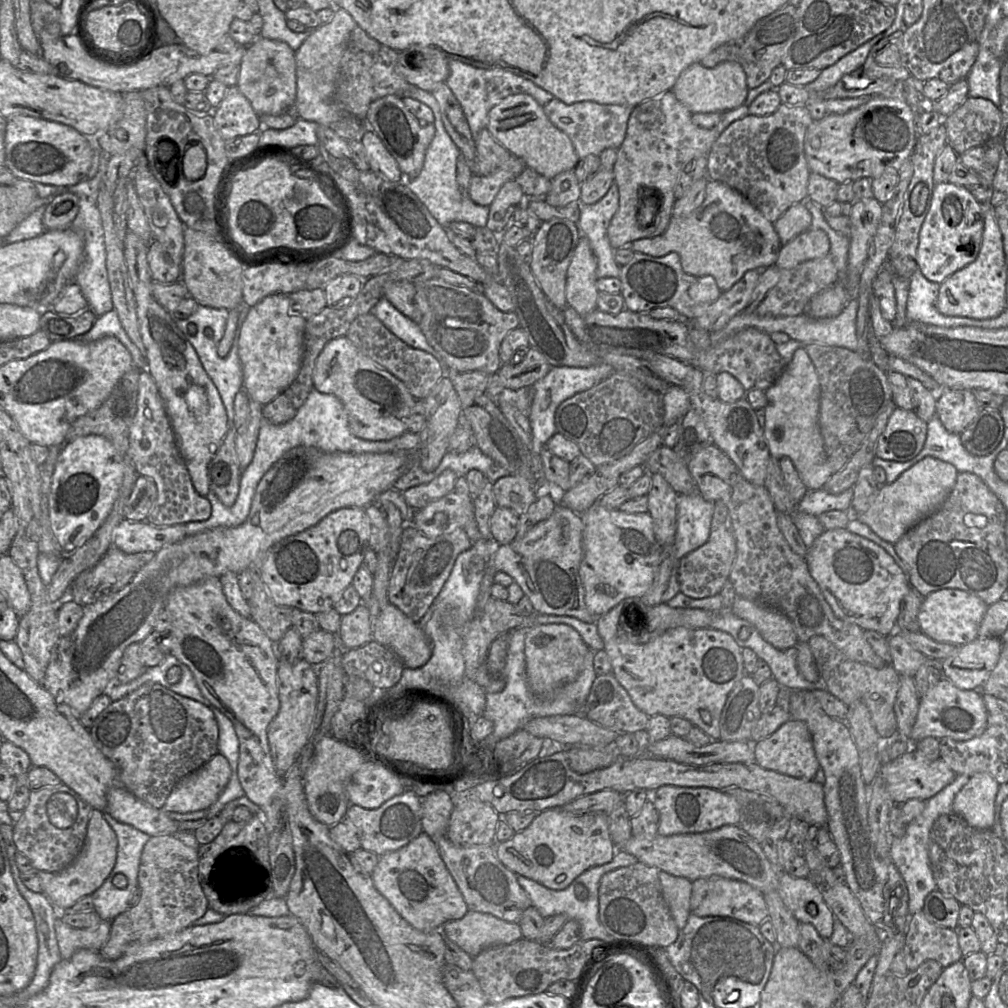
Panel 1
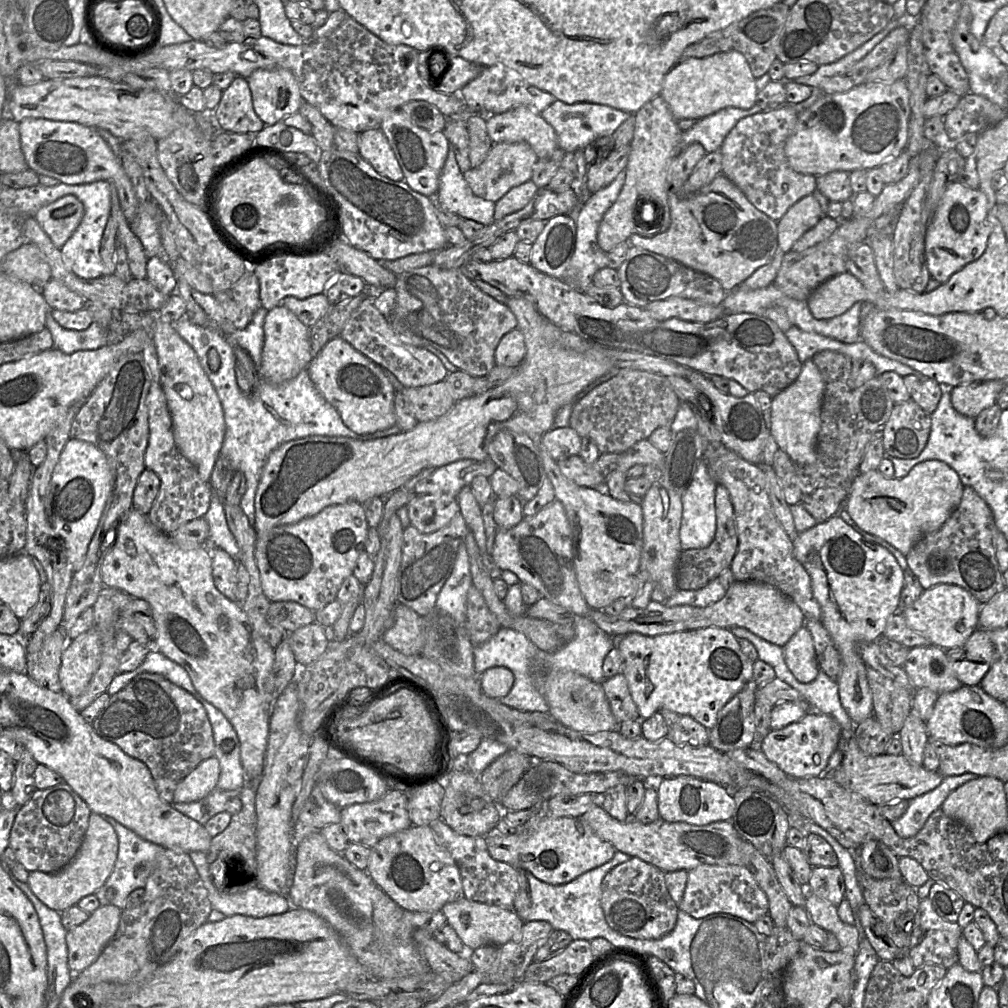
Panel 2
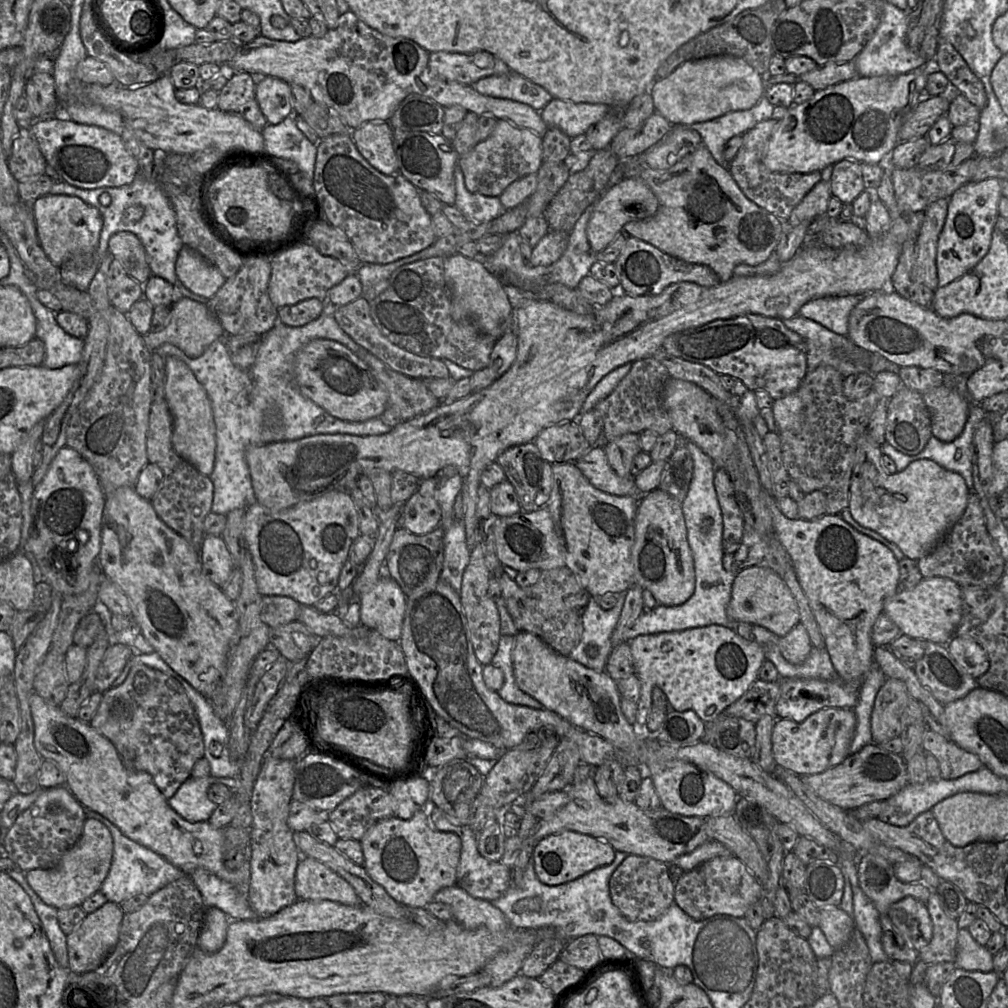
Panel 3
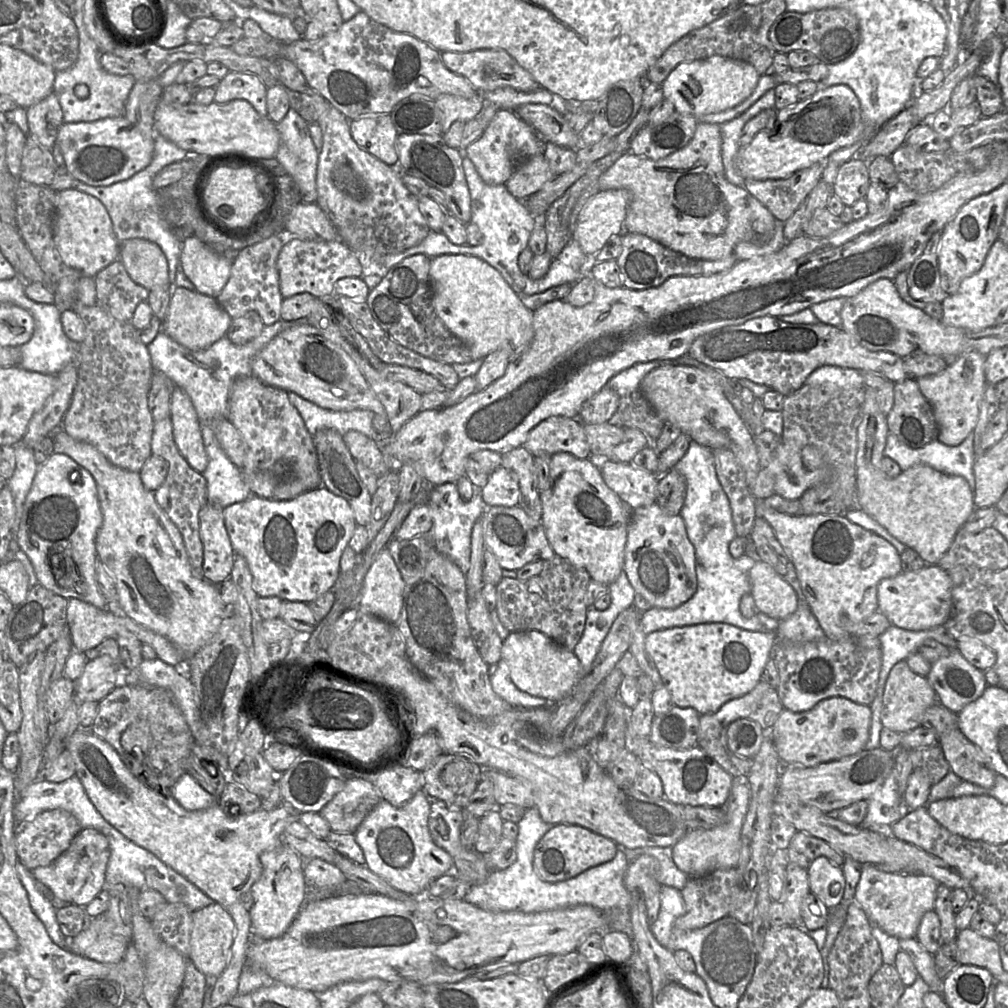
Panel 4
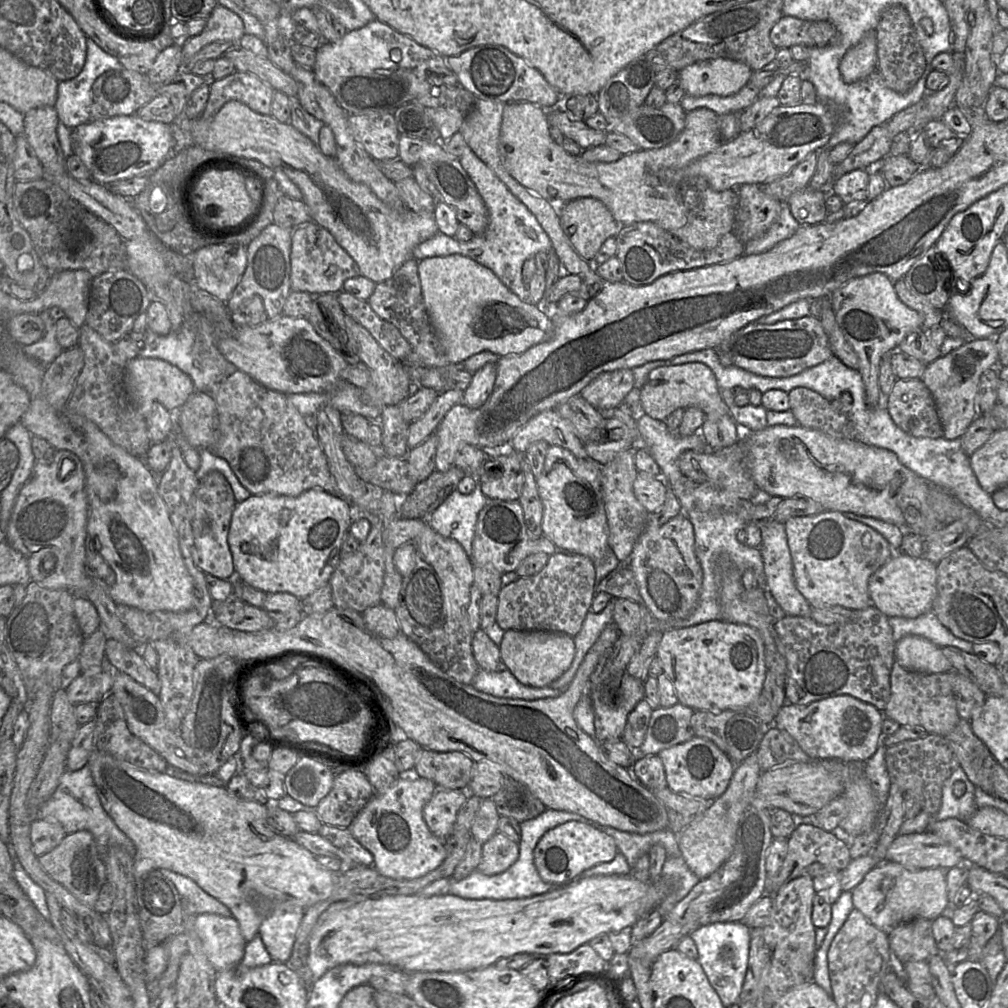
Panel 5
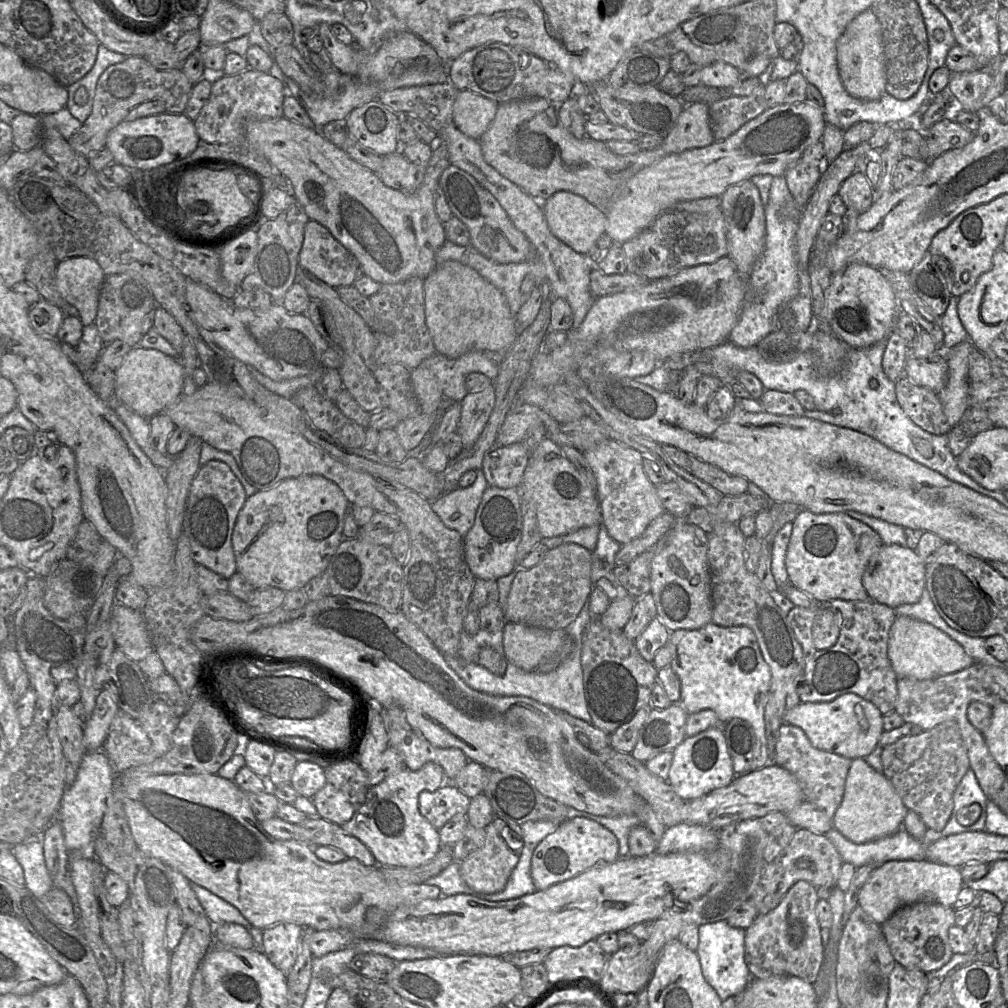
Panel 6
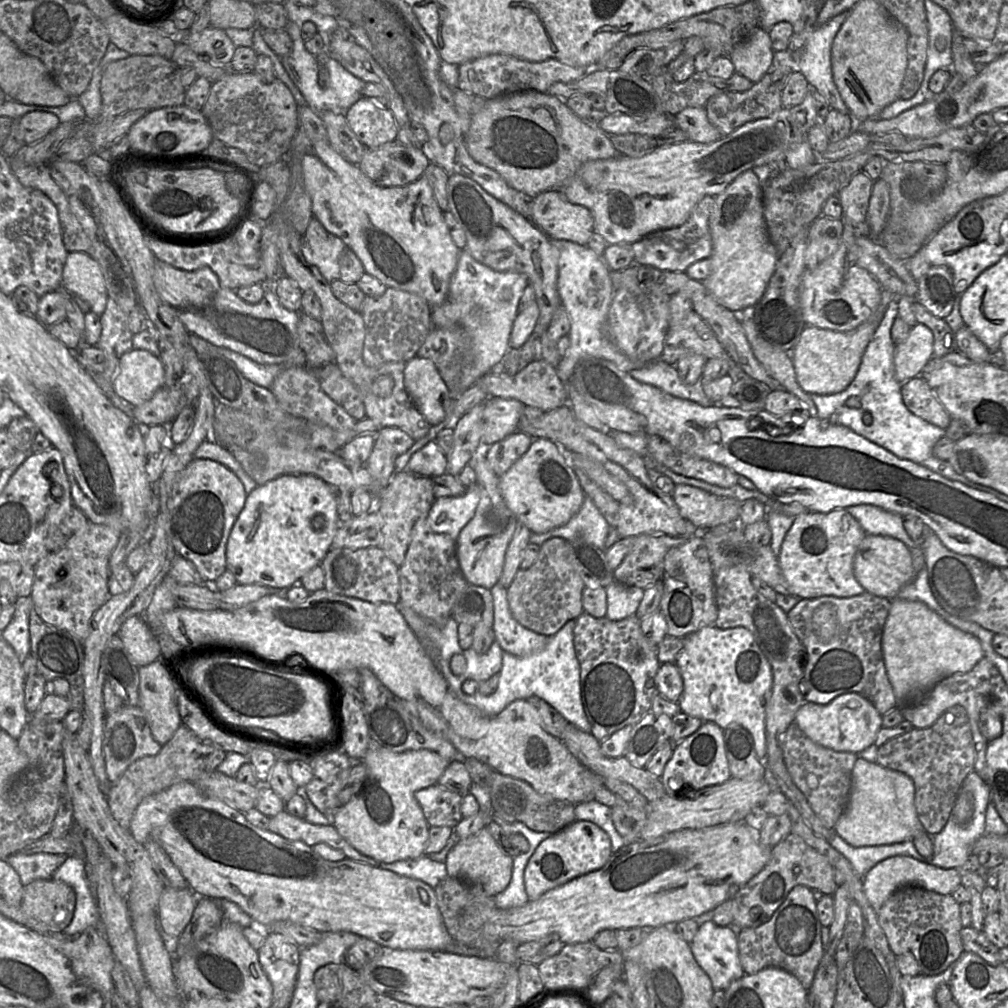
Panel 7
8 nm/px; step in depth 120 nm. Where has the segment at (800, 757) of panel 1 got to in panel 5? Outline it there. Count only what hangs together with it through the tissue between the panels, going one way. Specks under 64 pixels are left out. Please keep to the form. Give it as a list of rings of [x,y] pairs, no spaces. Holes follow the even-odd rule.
[[[842,694],[808,705],[785,703],[779,709],[773,726],[787,732],[812,760],[865,763],[880,745],[883,718],[883,713],[873,705]]]

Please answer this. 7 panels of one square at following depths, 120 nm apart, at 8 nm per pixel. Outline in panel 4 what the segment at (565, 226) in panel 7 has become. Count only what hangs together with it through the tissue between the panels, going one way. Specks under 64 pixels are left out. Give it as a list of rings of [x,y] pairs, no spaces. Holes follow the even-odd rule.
[[[626,189],[598,192],[581,210],[572,239],[592,258],[612,236],[621,235],[631,201]]]

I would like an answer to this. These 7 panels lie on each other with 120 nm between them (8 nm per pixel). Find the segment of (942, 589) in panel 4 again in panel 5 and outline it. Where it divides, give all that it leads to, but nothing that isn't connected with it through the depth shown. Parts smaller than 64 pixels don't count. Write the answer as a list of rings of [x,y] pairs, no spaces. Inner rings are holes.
[[[895,552],[869,579],[872,604],[888,617],[916,618],[932,610],[937,591],[937,564],[925,557],[913,558]]]

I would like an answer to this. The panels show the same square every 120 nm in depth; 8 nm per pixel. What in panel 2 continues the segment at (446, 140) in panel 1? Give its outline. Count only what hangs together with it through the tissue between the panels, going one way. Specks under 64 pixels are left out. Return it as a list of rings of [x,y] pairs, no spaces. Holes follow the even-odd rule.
[[[449,149],[439,177],[439,187],[433,197],[436,205],[483,225],[494,221],[495,202],[475,196],[460,171],[454,152]]]

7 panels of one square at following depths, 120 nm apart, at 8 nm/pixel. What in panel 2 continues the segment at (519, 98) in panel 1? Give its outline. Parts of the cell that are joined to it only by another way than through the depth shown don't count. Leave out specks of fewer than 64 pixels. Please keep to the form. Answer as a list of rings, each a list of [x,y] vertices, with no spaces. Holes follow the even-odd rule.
[[[524,106],[486,116],[487,132],[494,143],[526,142],[539,158],[549,158],[560,149],[553,127],[540,114]]]

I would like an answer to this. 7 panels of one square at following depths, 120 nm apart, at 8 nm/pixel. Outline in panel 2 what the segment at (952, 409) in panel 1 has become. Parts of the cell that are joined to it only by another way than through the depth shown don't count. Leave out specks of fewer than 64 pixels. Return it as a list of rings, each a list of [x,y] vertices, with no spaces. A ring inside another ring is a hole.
[[[1002,380],[975,381],[951,388],[951,403],[960,414],[976,418],[984,409],[996,403],[998,395],[1007,389]]]

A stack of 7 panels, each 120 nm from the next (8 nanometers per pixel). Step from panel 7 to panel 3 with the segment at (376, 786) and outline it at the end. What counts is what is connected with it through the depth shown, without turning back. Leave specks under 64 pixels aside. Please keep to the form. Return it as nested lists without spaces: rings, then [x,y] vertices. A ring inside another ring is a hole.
[[[427,808],[417,811],[408,820],[396,816],[380,820],[359,842],[368,875],[405,907],[424,908],[440,889],[457,882],[461,840],[455,833],[435,830]]]

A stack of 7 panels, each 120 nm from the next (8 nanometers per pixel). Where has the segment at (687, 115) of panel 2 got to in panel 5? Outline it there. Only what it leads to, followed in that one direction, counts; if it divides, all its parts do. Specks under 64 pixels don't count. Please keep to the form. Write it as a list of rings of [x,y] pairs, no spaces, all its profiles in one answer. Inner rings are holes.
[[[716,58],[684,67],[678,73],[678,81],[685,94],[729,96],[749,82],[752,72],[740,61]]]

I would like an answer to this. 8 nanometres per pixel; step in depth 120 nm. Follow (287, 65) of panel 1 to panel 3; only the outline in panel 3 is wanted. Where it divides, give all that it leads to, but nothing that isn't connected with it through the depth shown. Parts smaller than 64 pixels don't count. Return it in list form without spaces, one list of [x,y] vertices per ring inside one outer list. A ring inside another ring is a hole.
[[[276,77],[257,78],[256,100],[268,124],[278,125],[292,114],[290,84]]]

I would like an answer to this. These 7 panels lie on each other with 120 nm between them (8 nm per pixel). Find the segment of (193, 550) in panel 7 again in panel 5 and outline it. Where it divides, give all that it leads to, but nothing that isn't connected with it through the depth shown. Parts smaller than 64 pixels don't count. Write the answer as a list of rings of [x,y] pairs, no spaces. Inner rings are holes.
[[[211,471],[200,480],[194,494],[194,562],[204,574],[223,580],[233,580],[236,576],[232,553],[228,543],[232,514],[236,506],[233,490],[219,471]]]

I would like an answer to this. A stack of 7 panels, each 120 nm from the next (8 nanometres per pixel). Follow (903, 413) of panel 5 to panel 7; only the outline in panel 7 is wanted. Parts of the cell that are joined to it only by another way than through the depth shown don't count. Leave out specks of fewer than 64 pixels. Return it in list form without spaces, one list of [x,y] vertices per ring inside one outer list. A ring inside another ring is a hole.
[[[922,376],[904,382],[901,394],[905,406],[915,416],[944,430],[950,426],[950,414]]]

